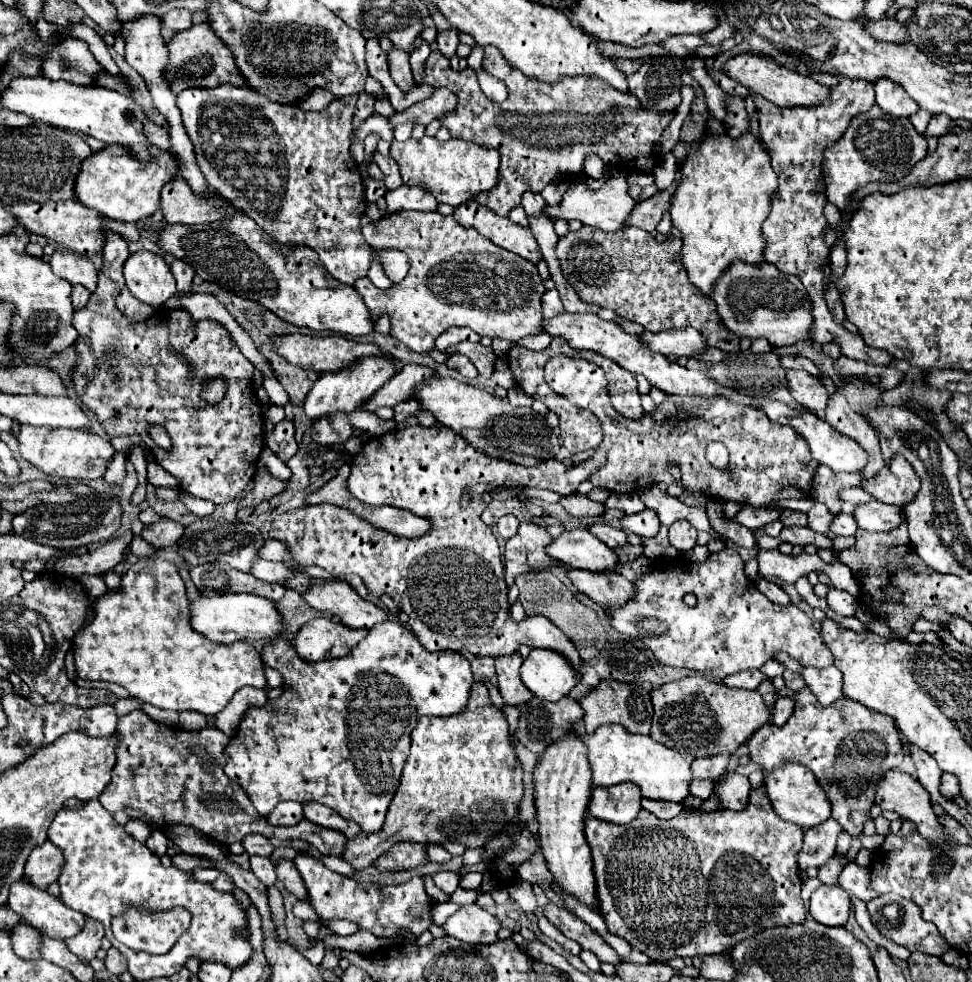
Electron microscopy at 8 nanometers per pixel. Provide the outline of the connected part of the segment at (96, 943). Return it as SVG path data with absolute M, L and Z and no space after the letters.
M87 918L85 928L83 928L77 936L65 940L65 944L67 944L67 948L69 948L81 962L89 964L89 962L95 958L97 950L101 948L101 938L103 938L103 928L101 928L101 924L97 924L95 920L89 920L89 918Z

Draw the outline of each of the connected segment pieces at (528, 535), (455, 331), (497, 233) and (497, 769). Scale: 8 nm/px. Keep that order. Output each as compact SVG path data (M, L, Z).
M533 522L519 524L517 534L507 540L505 552L503 552L503 558L505 558L503 576L505 576L507 588L511 588L515 578L525 570L557 564L555 560L549 560L549 556L545 556L545 544L549 544L549 540L553 540L553 536L547 534L545 528Z
M449 328L447 332L443 332L443 334L437 338L437 350L445 350L445 348L455 346L455 344L465 342L465 340L479 342L481 336L475 334L475 332L469 330L469 328Z
M469 200L461 204L459 208L455 208L453 216L457 216L461 224L475 228L479 234L483 234L485 238L489 238L493 244L497 244L503 250L523 256L525 260L533 264L539 264L543 258L529 228L513 224L509 218L497 216L493 210L485 208L483 204L475 200Z
M473 682L469 700L463 712L453 716L421 716L415 730L411 732L411 752L403 768L401 784L391 800L387 820L379 832L357 834L347 840L343 858L355 868L371 866L375 856L381 856L389 850L391 844L401 840L413 842L461 842L467 848L481 848L497 830L505 826L507 820L517 816L517 804L523 794L521 784L521 762L511 746L509 724L505 714L489 700L489 690L483 682Z

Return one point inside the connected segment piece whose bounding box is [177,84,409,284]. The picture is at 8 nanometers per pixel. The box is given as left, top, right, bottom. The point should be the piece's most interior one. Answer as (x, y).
(290, 170)

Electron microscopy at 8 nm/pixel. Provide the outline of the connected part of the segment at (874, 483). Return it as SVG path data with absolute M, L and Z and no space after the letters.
M897 454L873 478L861 478L859 486L881 504L905 506L917 496L921 478L915 474L911 464Z

